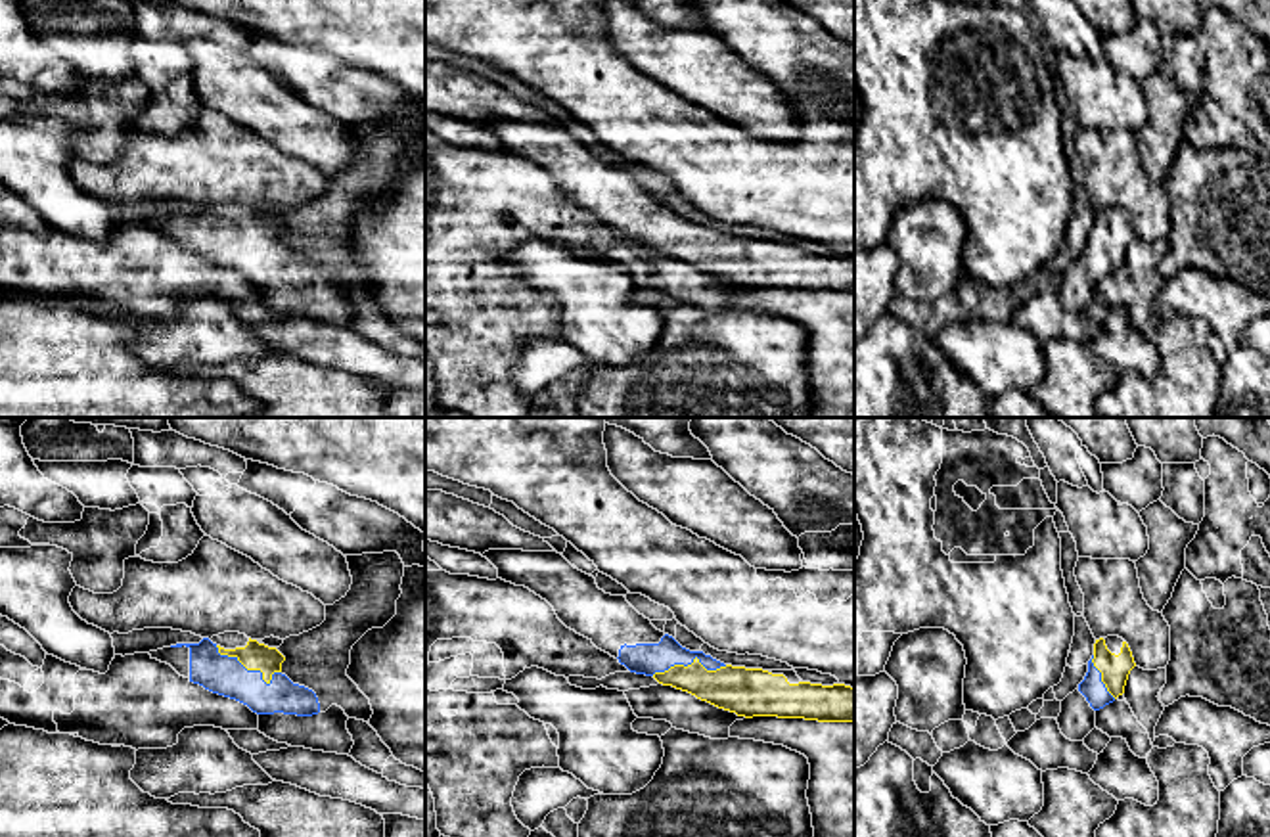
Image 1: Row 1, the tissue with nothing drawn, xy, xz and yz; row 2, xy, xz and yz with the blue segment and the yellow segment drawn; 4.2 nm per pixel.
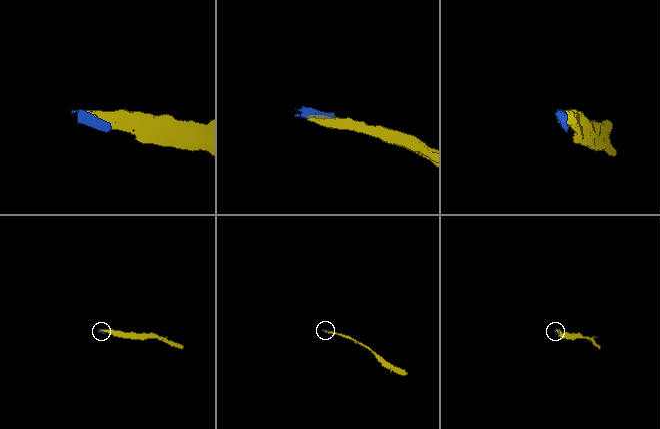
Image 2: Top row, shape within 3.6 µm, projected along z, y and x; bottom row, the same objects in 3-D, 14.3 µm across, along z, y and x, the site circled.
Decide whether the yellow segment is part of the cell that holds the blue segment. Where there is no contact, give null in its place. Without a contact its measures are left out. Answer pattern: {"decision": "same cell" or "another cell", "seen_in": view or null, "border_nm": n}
{"decision": "same cell", "seen_in": "xy", "border_nm": 300}

